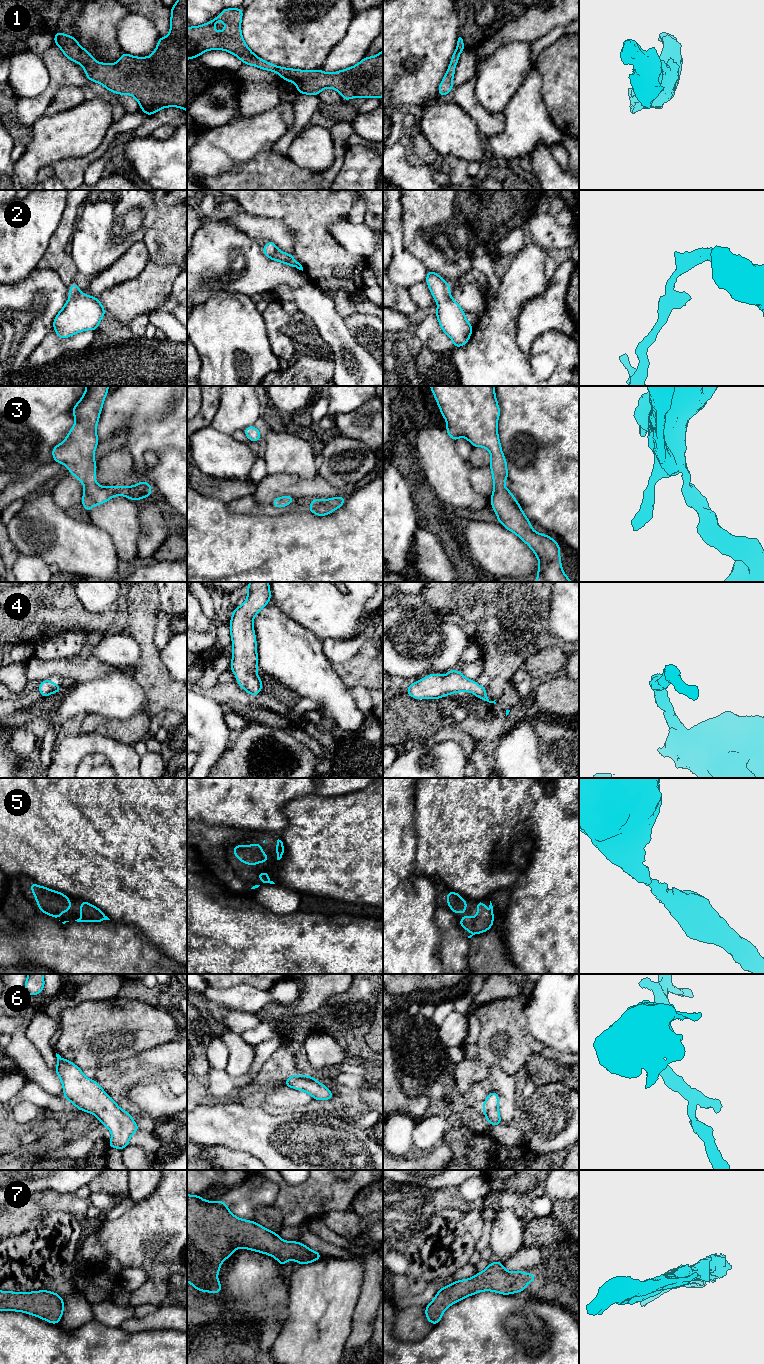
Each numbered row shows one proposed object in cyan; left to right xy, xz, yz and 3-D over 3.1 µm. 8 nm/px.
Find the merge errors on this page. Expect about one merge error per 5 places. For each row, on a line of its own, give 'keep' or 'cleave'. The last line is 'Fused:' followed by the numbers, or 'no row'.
1: keep
2: keep
3: keep
4: keep
5: keep
6: keep
7: keep
Fused: no row

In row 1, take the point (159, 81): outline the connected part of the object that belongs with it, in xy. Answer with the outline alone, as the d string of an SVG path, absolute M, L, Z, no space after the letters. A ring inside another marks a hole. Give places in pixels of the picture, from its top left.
M177 0L170 9L170 33L158 39L157 47L150 57L123 53L115 64L97 62L73 36L61 31L54 35L54 44L60 47L69 60L84 68L89 81L99 83L118 95L133 96L147 116L166 107L180 107L187 112L187 0Z

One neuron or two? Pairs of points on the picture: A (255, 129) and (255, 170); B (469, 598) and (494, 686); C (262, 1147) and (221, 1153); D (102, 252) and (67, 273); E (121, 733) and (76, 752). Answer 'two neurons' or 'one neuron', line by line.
A: two neurons
B: one neuron
C: two neurons
D: two neurons
E: two neurons

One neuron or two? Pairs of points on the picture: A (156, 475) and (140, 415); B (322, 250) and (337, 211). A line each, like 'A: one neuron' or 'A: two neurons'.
A: one neuron
B: one neuron

